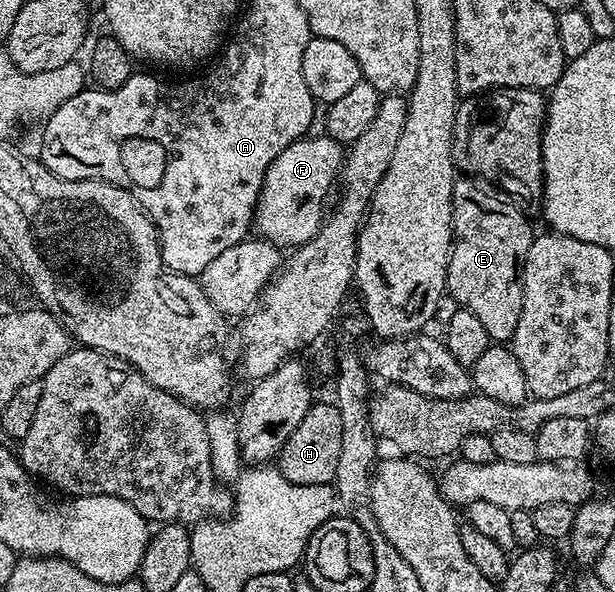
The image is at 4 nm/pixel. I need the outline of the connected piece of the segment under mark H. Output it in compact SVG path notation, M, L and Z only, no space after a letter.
M313 401L312 407L302 416L302 422L278 455L278 469L291 484L326 485L336 481L338 452L342 452L342 416L331 401Z

